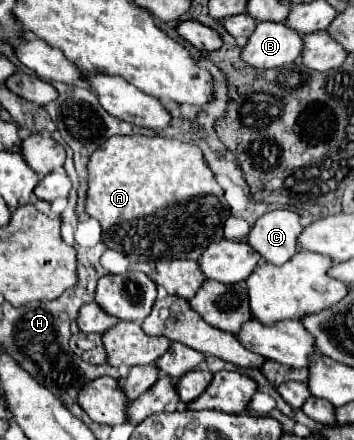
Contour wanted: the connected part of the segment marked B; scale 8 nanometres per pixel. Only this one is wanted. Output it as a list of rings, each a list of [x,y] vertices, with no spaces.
[[[262,21],[256,25],[254,33],[250,35],[248,45],[242,49],[242,59],[258,69],[272,69],[272,67],[282,67],[282,65],[294,63],[302,55],[302,51],[304,51],[304,41],[296,29],[290,29],[284,23]]]

